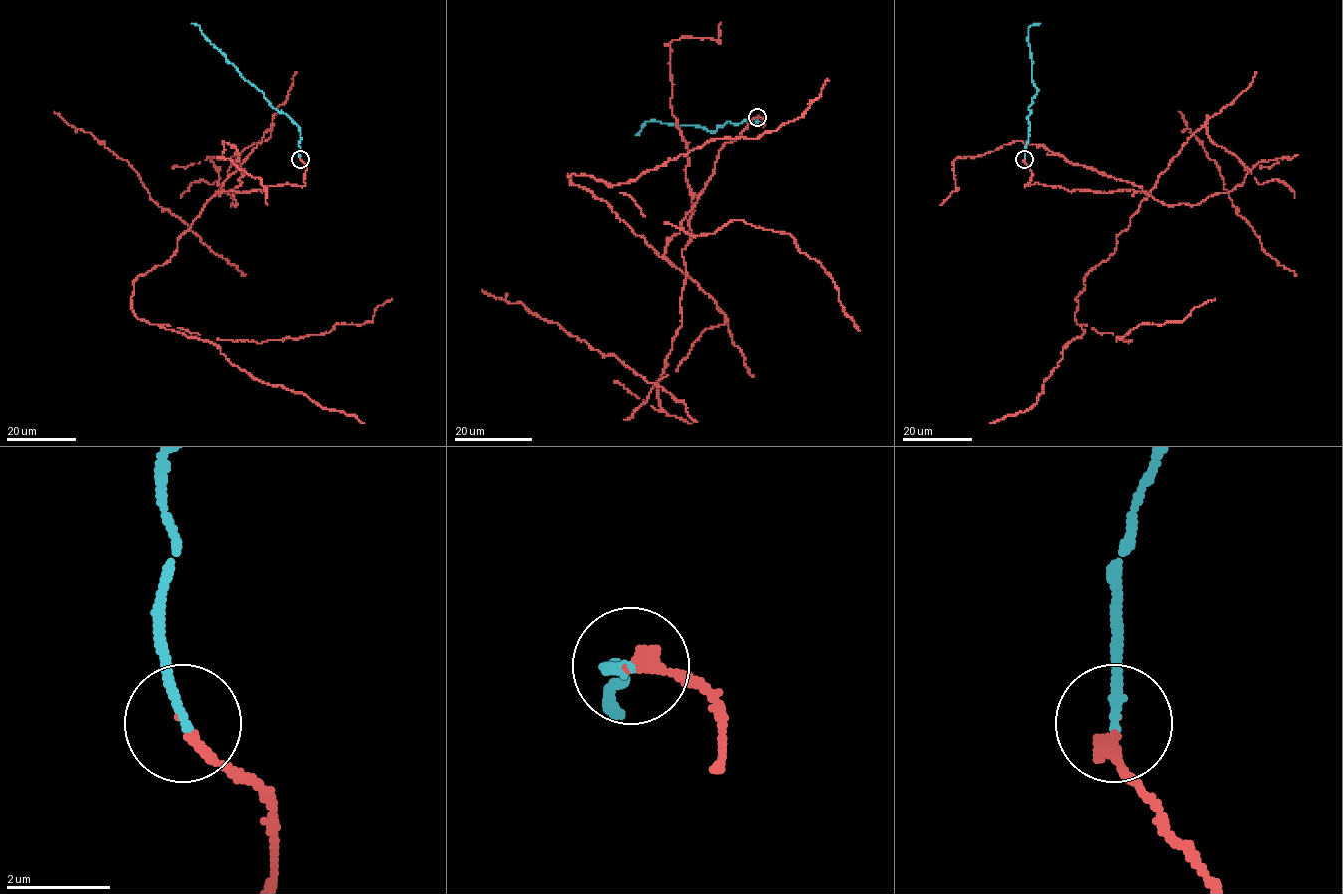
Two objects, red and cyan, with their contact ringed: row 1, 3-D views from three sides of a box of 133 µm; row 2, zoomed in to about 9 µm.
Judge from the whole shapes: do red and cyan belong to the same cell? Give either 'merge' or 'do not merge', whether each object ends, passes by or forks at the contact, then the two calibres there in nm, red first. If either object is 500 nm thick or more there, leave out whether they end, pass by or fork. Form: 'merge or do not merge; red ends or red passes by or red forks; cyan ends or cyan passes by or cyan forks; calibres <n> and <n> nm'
merge; red ends; cyan ends; calibres 140 and 180 nm

